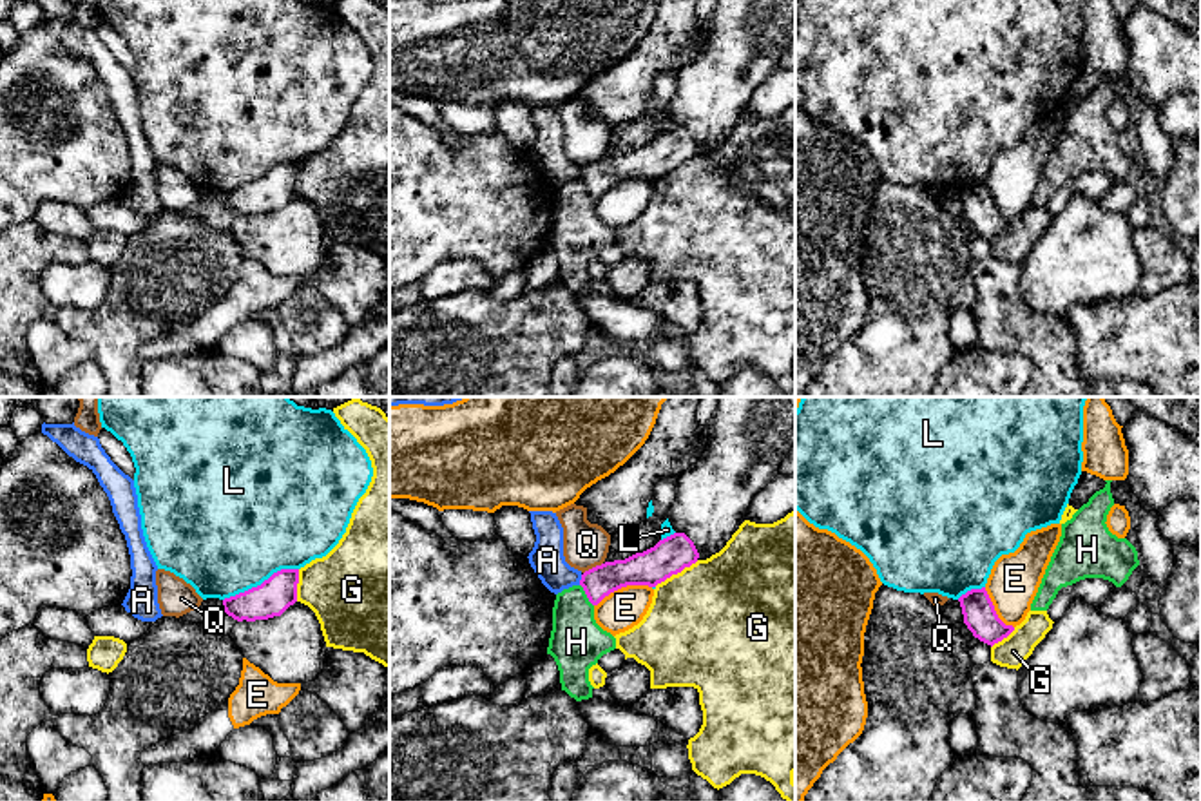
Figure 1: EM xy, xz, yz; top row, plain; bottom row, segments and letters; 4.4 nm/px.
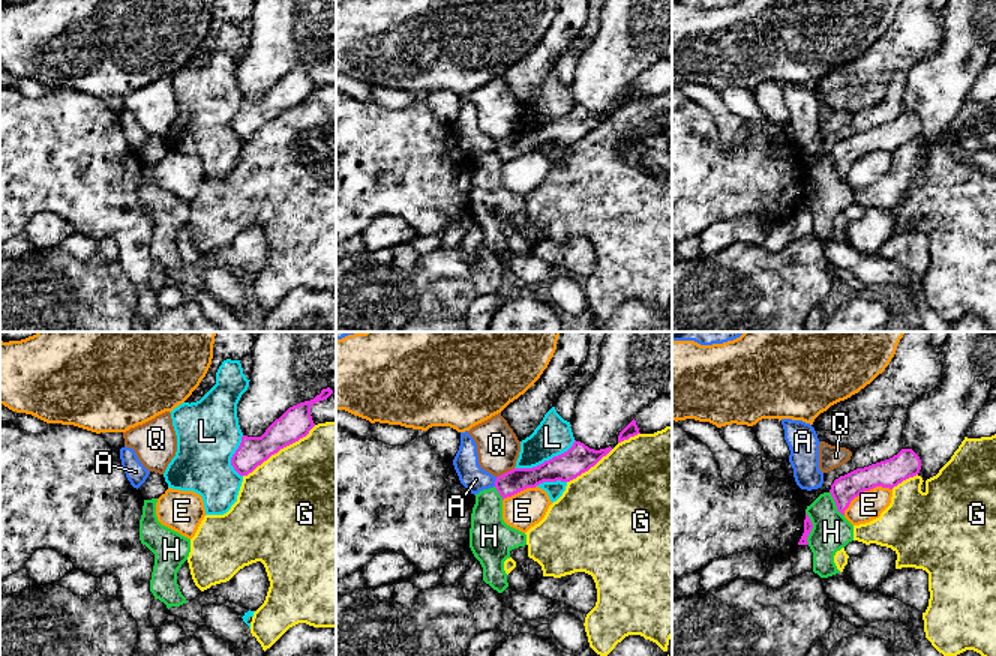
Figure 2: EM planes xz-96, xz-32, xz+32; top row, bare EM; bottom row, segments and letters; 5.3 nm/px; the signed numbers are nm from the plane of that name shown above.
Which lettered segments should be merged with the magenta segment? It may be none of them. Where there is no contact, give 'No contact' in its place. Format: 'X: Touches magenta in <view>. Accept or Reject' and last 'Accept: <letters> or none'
A: Touches magenta in xz. Reject
E: Touches magenta in xz. Reject
G: Touches magenta in xz. Reject
H: Touches magenta in xz. Reject
L: Touches magenta in xy. Reject
Q: Touches magenta in xz. Reject
Accept: none

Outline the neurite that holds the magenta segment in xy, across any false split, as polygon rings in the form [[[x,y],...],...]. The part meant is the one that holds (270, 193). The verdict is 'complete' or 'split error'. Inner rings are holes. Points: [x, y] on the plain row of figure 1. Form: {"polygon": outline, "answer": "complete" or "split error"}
{"polygon": [[[281,163],[261,179],[223,194],[223,203],[237,216],[281,210],[297,196],[299,163]]], "answer": "complete"}

